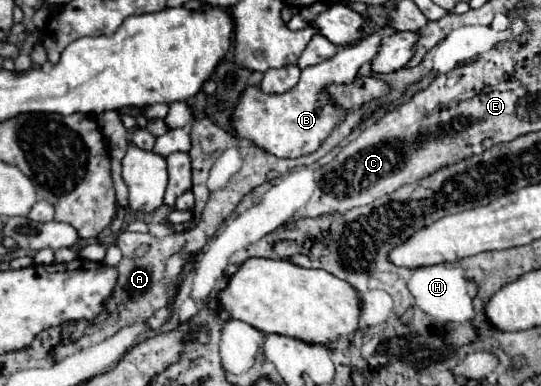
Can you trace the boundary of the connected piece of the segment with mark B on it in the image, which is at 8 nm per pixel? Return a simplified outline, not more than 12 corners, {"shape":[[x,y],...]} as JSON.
{"shape":[[390,25],[306,67],[296,87],[240,95],[232,129],[278,157],[314,153],[342,111],[322,87],[350,83]]}

